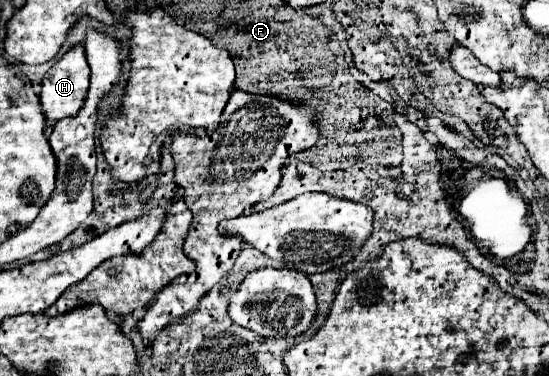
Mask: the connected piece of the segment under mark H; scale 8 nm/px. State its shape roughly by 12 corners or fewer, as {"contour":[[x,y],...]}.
{"contour":[[84,46],[44,76],[46,128],[76,116],[90,86]]}

